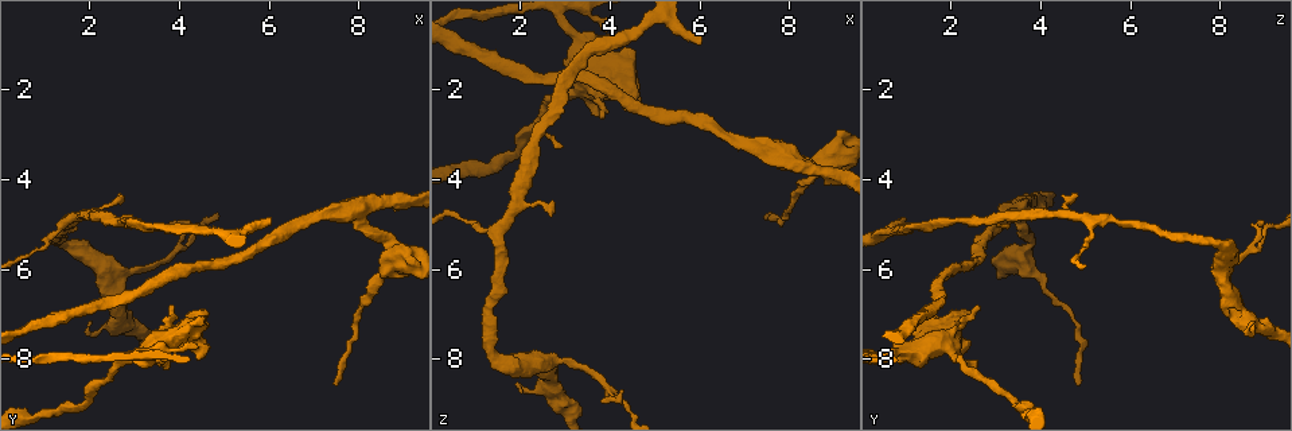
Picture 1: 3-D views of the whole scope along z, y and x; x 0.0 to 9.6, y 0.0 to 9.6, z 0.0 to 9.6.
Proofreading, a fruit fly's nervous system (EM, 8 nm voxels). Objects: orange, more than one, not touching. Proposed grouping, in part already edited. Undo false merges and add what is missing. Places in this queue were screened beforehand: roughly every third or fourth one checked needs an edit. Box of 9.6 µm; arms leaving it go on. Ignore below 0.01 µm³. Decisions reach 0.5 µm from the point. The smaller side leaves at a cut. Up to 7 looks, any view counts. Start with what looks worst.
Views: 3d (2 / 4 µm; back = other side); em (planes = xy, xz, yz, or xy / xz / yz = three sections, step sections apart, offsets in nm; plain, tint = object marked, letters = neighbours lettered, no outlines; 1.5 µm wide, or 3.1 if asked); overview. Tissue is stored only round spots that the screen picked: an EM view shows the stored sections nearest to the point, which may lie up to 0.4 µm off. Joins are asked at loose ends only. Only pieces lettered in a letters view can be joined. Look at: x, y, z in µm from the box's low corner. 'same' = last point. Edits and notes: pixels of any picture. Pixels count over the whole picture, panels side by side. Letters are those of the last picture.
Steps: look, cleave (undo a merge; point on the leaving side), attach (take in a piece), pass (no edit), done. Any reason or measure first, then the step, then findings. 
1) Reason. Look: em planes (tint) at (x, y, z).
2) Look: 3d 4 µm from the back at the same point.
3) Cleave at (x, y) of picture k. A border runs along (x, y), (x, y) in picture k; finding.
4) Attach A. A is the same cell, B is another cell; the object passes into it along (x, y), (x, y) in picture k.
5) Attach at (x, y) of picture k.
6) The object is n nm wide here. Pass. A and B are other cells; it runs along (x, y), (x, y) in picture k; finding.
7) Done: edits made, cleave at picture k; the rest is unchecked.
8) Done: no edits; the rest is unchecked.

End of a long branch. Look: 3d 2 µm at (6.00, 4.80, 0.90).

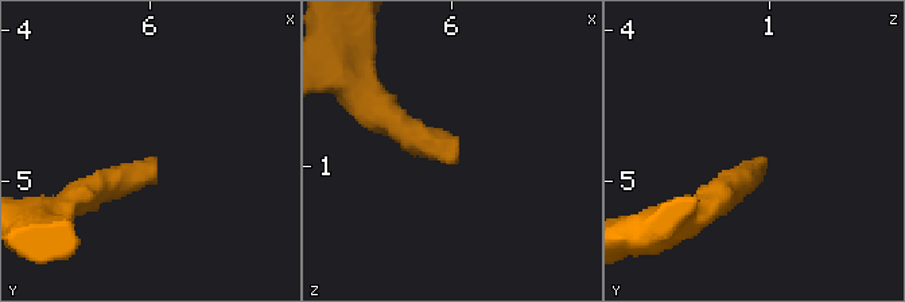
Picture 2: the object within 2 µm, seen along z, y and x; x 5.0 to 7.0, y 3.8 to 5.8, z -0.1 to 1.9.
Look: em planes (letters) at (6.02, 4.84, 0.94).

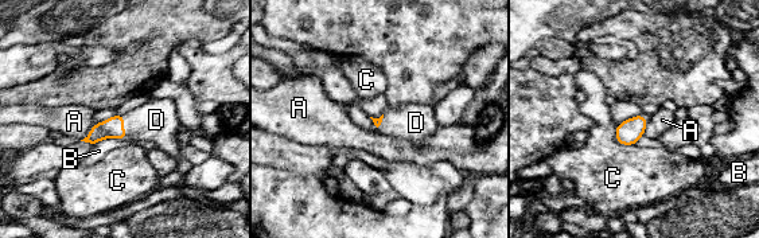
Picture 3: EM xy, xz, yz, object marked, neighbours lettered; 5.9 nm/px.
Attach at (156, 120) of picture 3. D is the same cell, A, B and C are other cells; the object passes into it along (112, 128), (123, 127), (156, 120) in picture 3; it goes on there.

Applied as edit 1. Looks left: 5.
Redraw. Look: overview.

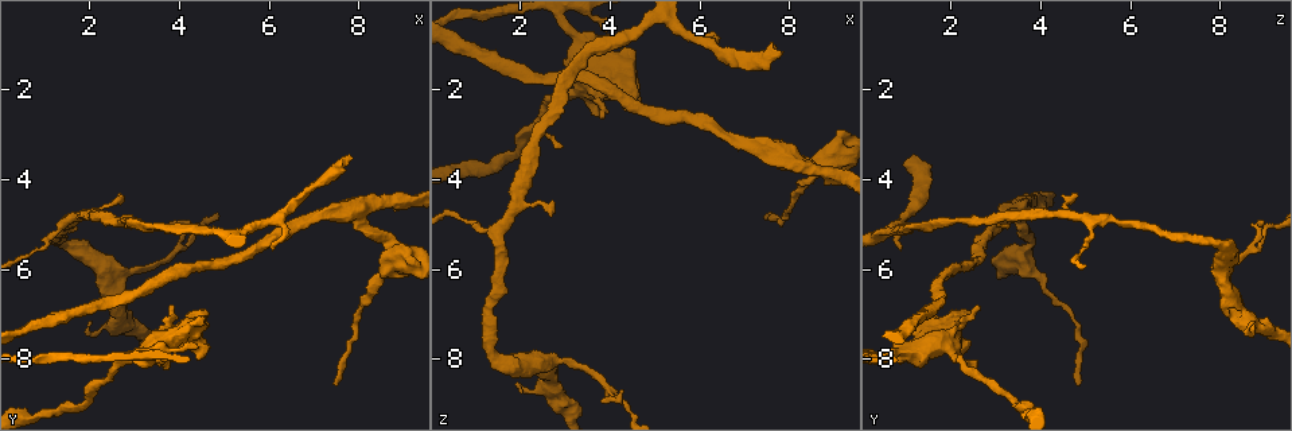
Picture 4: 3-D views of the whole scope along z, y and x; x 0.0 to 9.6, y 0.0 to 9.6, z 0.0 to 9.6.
An open end. Look: em xz step 8 (letters) at (7.85, 3.45, 1.20).

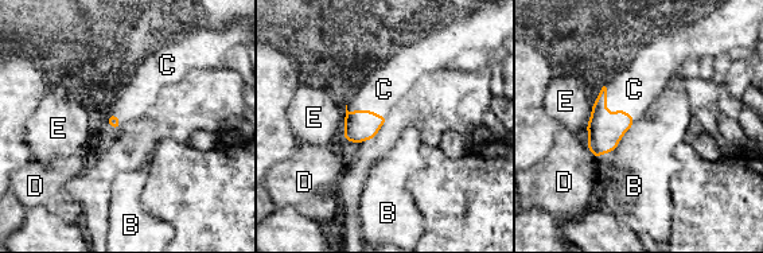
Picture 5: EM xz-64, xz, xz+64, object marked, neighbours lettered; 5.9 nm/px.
The longest contact is with B, 220 nm. Attach at (135, 96) of picture 5. C is the same cell, B, D and E are other cells; it goes on there.

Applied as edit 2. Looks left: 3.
Tapers out. Look: em planes (tint) at (3.85, 4.95, 8.95).

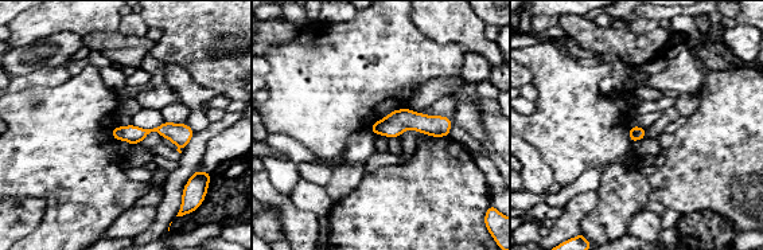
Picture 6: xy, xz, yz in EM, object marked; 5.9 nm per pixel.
See the neighbours. Look: em planes (letters) at the same point.

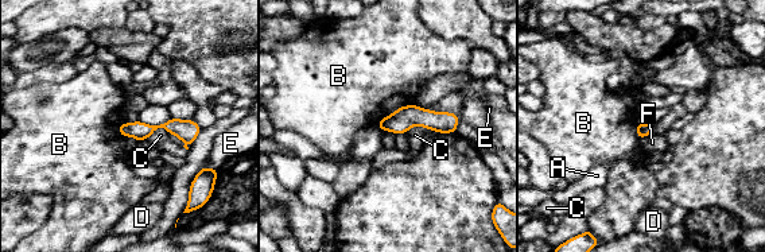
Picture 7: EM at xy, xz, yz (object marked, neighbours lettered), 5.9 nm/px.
The object is 80 nm wide here. Pass. A, B, C, D, E and F are other cells; a border runs along (123, 136), (131, 136), (138, 142) in picture 7; no lettered piece goes on from it.

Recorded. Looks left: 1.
Done: edits made, attach at picture 3, attach at picture 5; the rest is unchecked.

